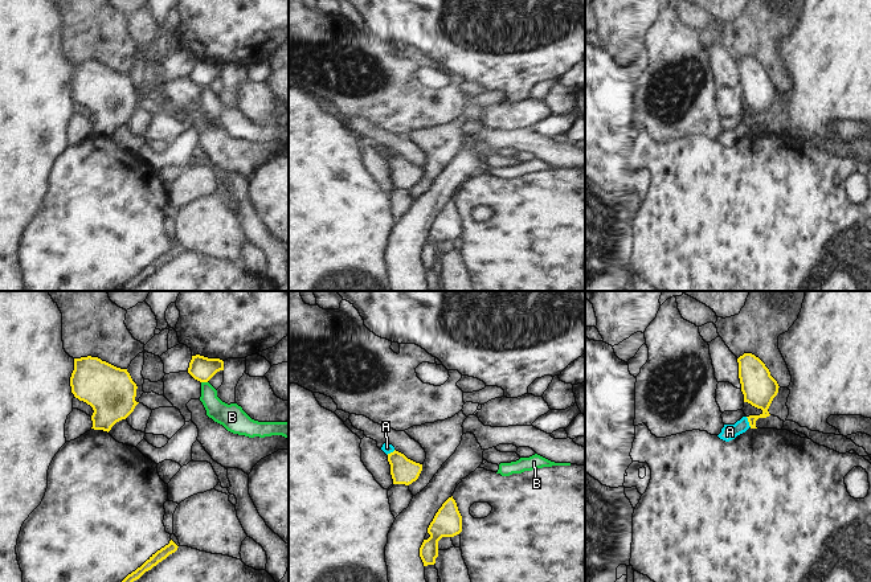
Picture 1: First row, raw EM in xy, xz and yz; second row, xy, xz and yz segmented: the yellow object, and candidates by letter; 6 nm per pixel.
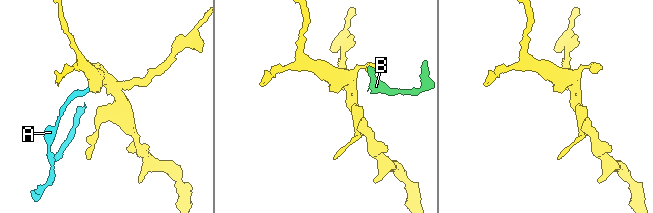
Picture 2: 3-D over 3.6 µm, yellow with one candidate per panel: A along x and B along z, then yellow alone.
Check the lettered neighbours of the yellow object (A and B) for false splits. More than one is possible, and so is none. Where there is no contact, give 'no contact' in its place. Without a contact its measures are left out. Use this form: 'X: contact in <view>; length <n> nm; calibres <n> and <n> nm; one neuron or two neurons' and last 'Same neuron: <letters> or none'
A: contact in yz; length 70 nm; calibres 200 and 100 nm; two neurons
B: contact in xy; length 40 nm; calibres 150 and 130 nm; two neurons
Same neuron: none

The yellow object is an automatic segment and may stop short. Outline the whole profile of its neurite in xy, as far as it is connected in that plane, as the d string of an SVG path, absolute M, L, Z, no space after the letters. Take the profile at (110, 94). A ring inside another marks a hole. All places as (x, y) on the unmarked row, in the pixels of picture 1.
M98 61L74 62L70 90L75 102L93 111L94 134L109 136L139 107L135 104L138 90L127 73L116 71Z

